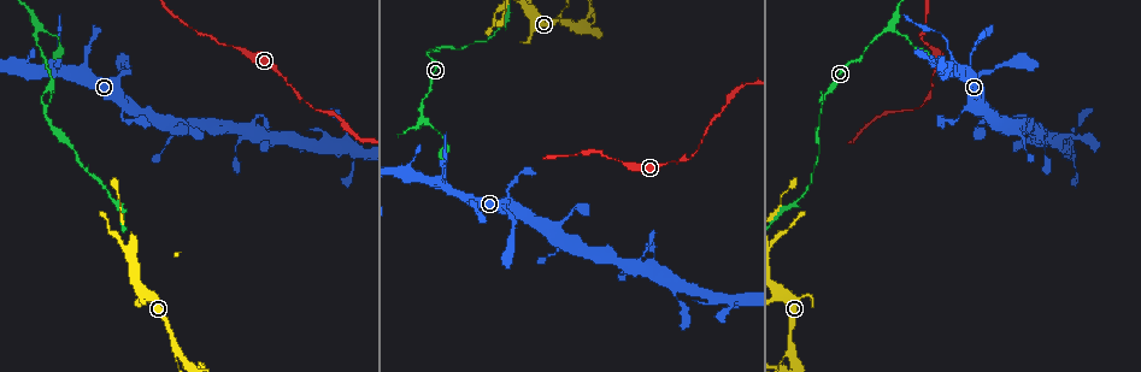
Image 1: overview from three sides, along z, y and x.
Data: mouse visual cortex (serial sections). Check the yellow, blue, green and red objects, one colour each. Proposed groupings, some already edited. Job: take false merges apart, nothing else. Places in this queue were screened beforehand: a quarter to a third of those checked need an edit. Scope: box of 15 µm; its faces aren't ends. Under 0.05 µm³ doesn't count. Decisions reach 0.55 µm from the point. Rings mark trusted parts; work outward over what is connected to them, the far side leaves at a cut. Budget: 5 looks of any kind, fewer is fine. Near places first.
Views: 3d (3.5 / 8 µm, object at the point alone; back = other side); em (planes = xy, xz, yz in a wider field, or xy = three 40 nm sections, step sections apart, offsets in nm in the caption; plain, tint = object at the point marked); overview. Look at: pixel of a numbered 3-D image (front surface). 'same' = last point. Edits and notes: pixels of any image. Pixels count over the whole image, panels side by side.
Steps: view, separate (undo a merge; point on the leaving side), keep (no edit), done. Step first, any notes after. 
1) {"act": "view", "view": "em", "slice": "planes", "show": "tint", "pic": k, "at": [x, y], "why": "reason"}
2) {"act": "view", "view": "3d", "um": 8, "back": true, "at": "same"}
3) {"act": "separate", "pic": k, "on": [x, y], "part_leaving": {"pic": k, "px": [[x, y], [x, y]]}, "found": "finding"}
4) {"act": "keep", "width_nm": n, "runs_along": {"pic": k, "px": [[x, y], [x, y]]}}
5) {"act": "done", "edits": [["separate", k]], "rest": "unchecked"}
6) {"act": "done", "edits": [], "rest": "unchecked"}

{"act": "view", "view": "3d", "um": 3.5, "pic": 1, "at": [792, 352], "why": "small branch off a trunk"}

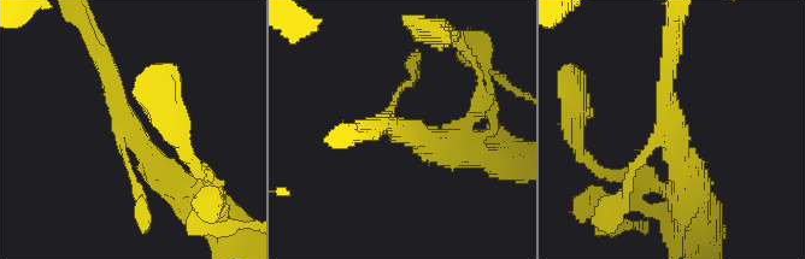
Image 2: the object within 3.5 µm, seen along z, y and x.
{"act": "view", "view": "em", "slice": "xy", "step": 1, "show": "tint", "pic": 2, "at": [670, 127], "arms": 3, "arm_widths_nm": [100, 250, 350], "why": "shape alone is not enough"}

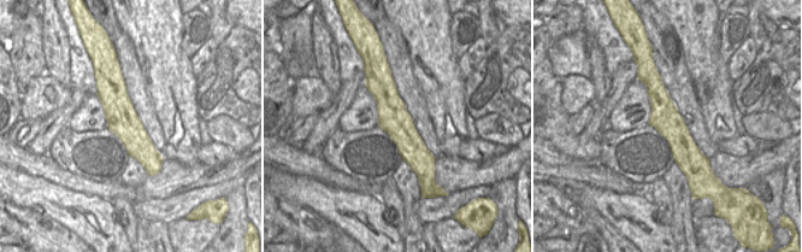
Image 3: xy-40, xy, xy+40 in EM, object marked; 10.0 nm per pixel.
{"act": "view", "view": "em", "slice": "xy", "step": 3, "show": "tint", "at": "same", "why": "cut it another way"}

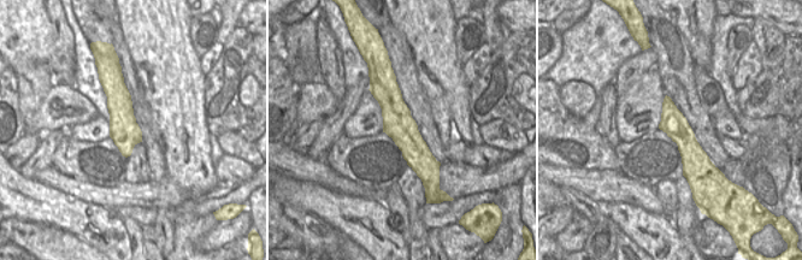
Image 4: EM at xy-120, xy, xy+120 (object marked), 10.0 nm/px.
{"act": "keep", "runs_along": {"pic": 4, "px": [[390, 82], [426, 178]]}, "found": "one cell here"}

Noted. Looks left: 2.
{"act": "view", "view": "3d", "um": 3.5, "pic": 1, "at": [954, 69], "why": "two arms in line, one across"}

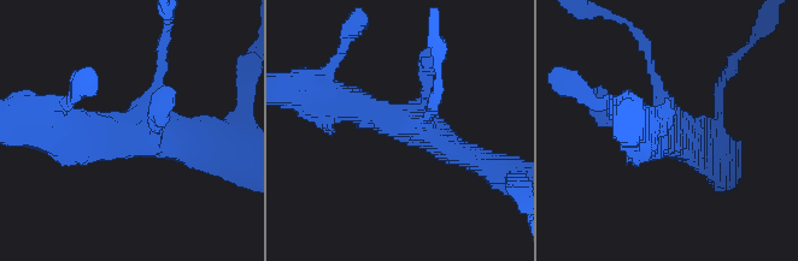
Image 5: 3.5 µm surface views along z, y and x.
{"act": "view", "view": "em", "slice": "xy", "step": 2, "show": "tint", "pic": 5, "at": [152, 134]}

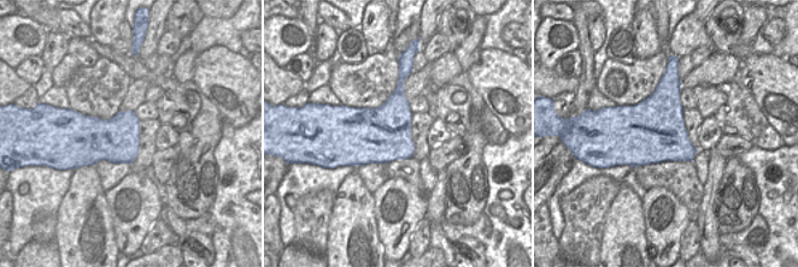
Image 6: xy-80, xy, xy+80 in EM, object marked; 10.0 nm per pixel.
{"act": "keep", "runs_along": {"pic": 5, "px": [[491, 166], [421, 126], [342, 105]]}, "found": "all the same cell"}

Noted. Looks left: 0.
{"act": "done", "edits": [], "rest": "unchecked"}

